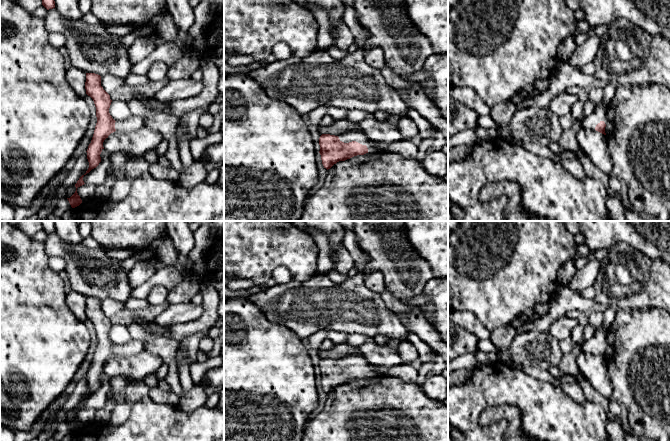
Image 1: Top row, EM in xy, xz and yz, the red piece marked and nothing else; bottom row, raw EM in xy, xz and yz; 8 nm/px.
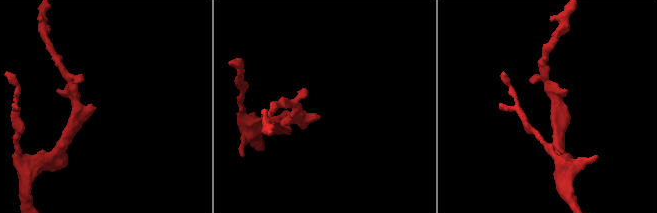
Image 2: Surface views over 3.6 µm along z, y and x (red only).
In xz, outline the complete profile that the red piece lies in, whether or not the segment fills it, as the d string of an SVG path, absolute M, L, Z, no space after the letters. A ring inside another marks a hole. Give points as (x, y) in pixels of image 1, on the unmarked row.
M346 356L339 361L322 358L319 369L322 388L327 394L337 386L357 379L372 380L382 376L362 356Z

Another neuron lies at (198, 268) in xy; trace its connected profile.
M204 258L194 262L192 272L197 276L204 272Z

